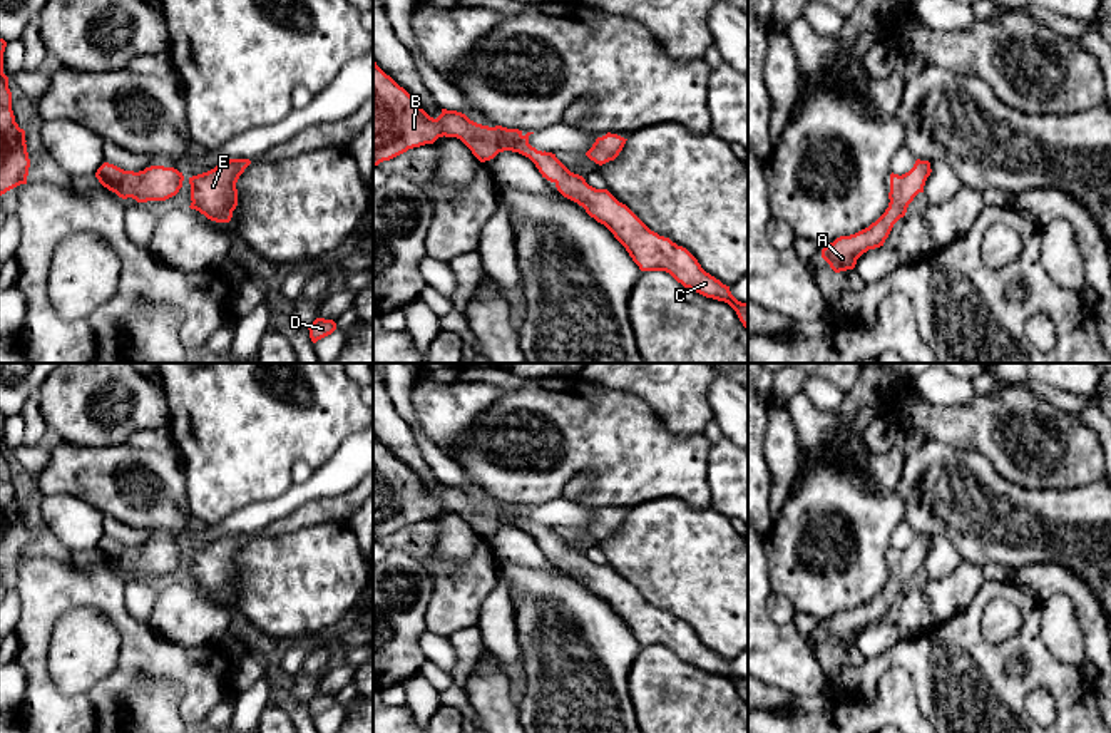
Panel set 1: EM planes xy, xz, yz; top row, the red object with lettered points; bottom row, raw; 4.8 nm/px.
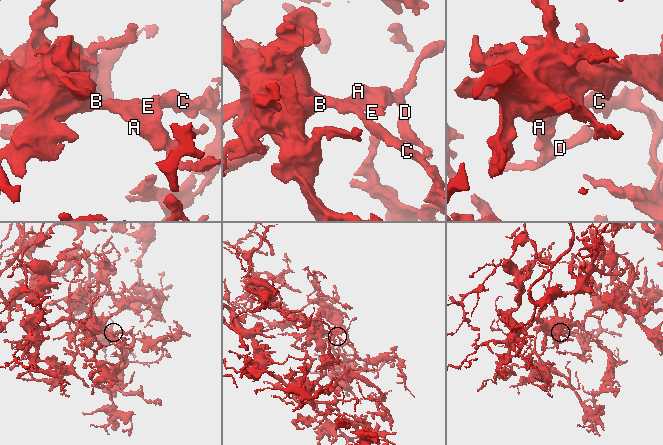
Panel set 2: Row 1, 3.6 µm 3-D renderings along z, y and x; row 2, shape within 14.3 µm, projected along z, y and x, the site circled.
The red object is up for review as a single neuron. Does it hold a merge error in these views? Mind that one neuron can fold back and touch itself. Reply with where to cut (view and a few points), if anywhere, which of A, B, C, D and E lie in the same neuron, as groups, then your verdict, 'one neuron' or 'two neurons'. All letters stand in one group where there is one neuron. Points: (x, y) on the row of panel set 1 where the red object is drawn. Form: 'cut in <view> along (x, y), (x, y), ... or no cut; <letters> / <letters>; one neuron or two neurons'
no cut; A B C D E; one neuron

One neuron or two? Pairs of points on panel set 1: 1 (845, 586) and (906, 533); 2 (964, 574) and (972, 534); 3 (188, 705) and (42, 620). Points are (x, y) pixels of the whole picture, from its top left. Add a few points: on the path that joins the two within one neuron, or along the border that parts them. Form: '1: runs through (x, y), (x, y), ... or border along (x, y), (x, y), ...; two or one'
1: border along (904, 519), (894, 531), (890, 546); two
2: border along (962, 558), (981, 566); two
3: runs through (168, 663), (101, 598), (84, 598); one

